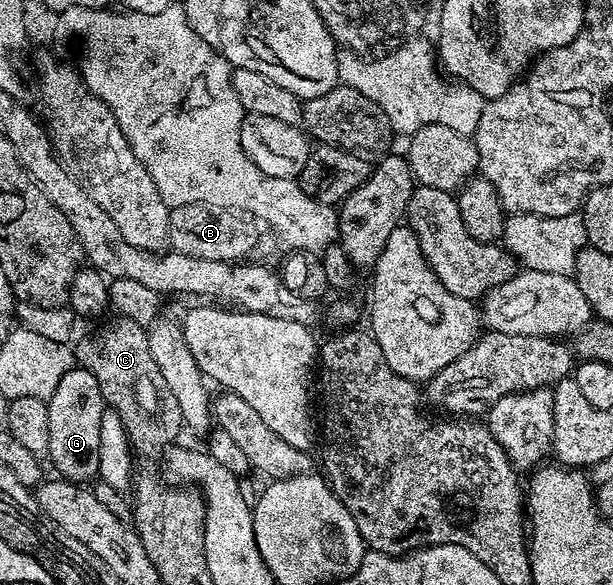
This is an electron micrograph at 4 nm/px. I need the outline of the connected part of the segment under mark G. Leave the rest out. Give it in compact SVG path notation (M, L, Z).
M81 366L66 368L60 382L52 385L51 396L48 396L48 460L54 463L59 477L69 480L71 484L89 485L98 476L100 466L100 422L104 411L104 401L100 382L96 382L94 375Z

